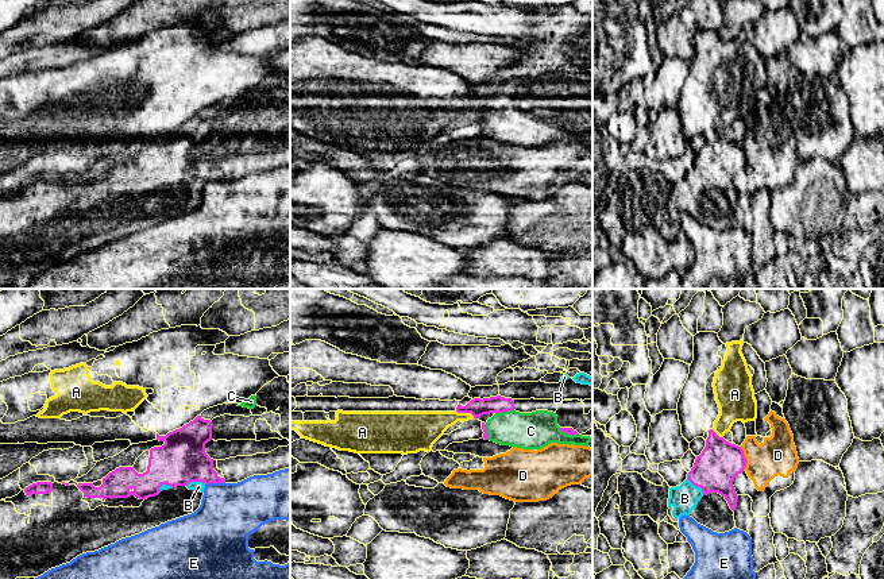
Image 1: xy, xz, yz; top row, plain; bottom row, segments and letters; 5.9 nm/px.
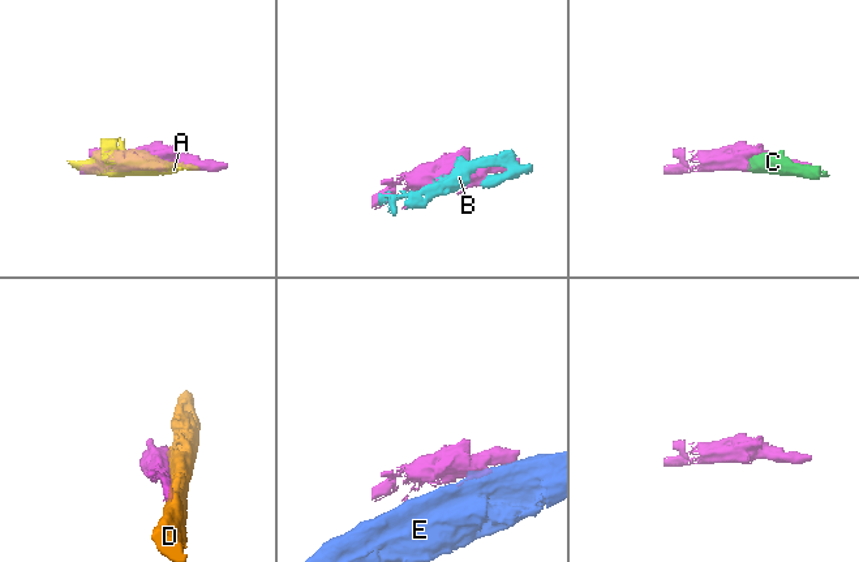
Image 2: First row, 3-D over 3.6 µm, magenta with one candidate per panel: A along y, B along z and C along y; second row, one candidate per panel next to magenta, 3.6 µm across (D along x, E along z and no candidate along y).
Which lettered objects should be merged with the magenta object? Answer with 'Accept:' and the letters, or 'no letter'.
Accept: B, C

